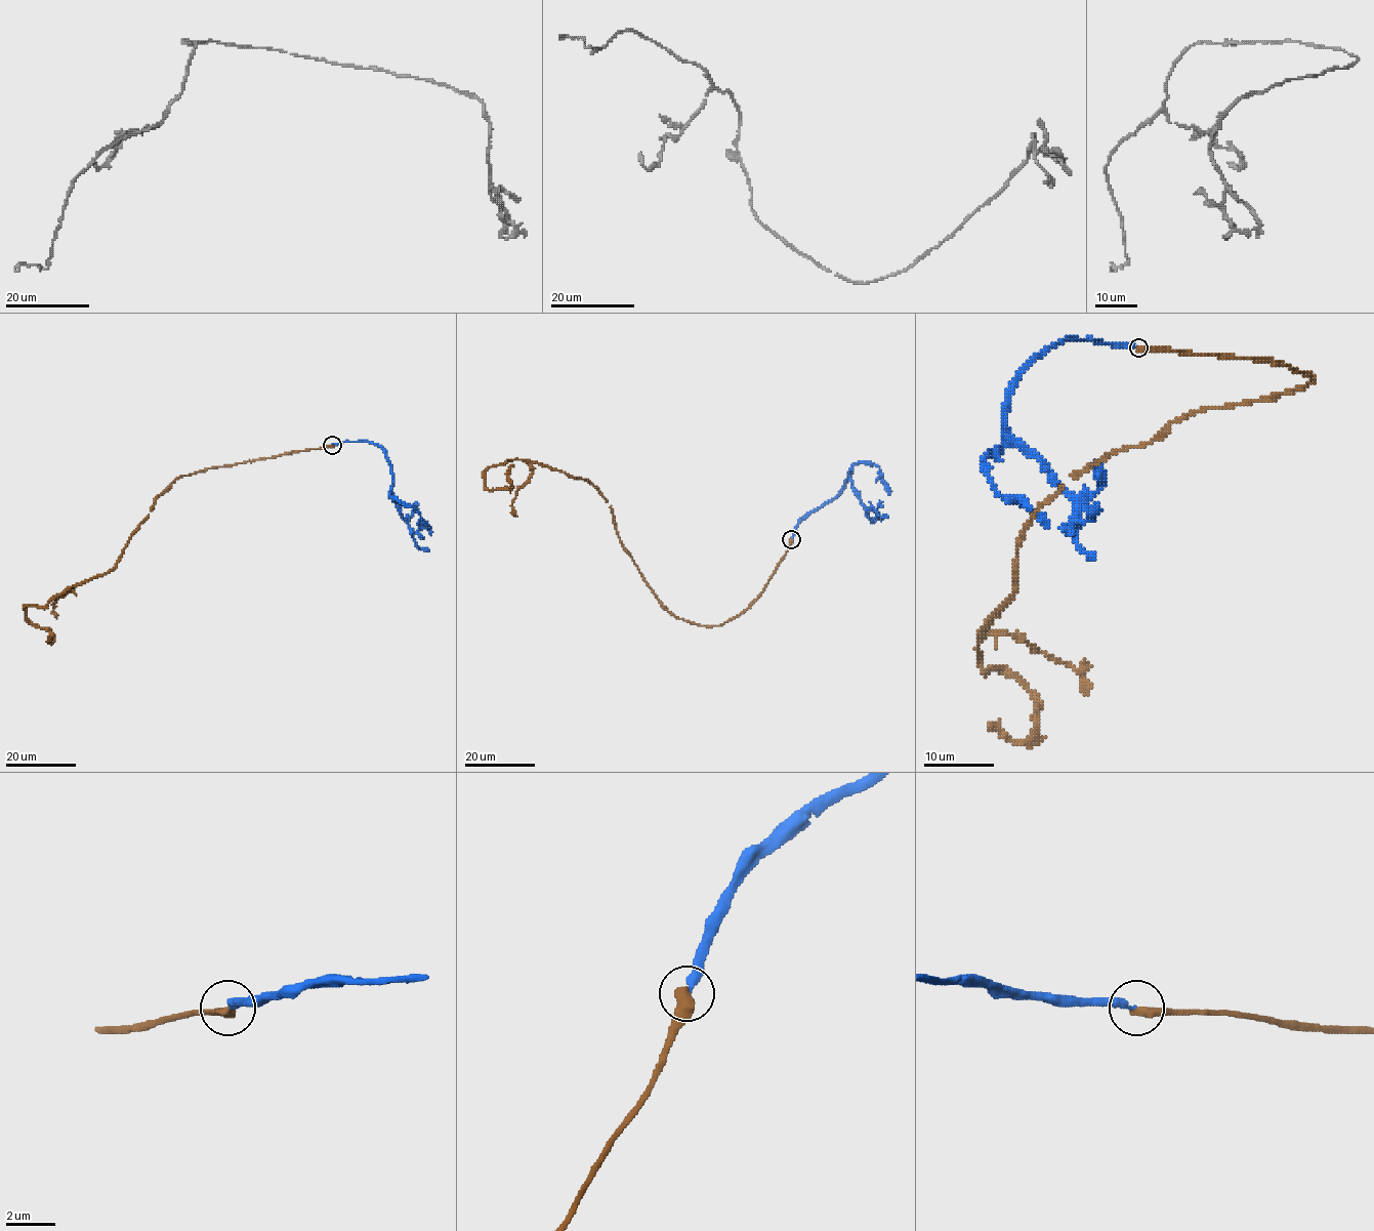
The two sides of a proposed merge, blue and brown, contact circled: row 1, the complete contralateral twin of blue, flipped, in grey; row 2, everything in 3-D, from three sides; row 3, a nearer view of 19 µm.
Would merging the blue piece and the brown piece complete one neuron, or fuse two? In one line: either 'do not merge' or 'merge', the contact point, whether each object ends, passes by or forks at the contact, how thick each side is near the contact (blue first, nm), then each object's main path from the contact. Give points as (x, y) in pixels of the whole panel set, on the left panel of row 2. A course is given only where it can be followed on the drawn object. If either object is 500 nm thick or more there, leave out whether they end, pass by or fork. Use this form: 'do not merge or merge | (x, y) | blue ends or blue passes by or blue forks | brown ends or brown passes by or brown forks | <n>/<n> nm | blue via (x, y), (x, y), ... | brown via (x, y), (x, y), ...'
do not merge | (332, 445) | 280/500 nm | blue via (332, 446), (371, 441), (386, 454), (392, 478), (392, 498), (415, 544), (428, 550) | brown via (332, 446), (180, 476), (114, 566), (44, 607), (25, 606), (49, 642), (54, 634)

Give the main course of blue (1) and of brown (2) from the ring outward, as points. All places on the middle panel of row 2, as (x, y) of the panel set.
1: (791, 539), (795, 527), (830, 501), (851, 474), (851, 486), (861, 501), (867, 508), (887, 518)
2: (791, 539), (750, 605), (702, 626), (658, 600), (597, 488), (522, 459), (484, 485), (510, 489), (513, 465)

